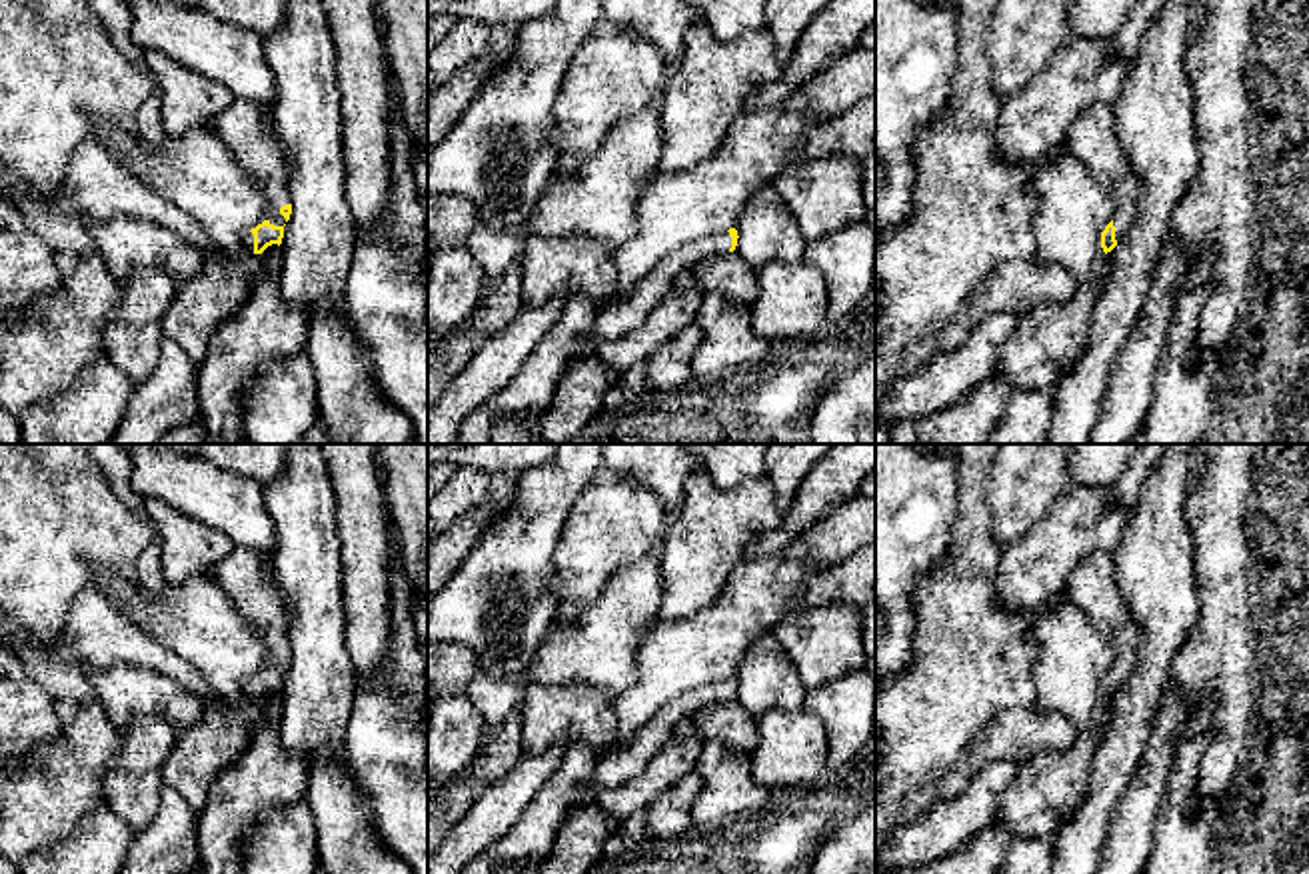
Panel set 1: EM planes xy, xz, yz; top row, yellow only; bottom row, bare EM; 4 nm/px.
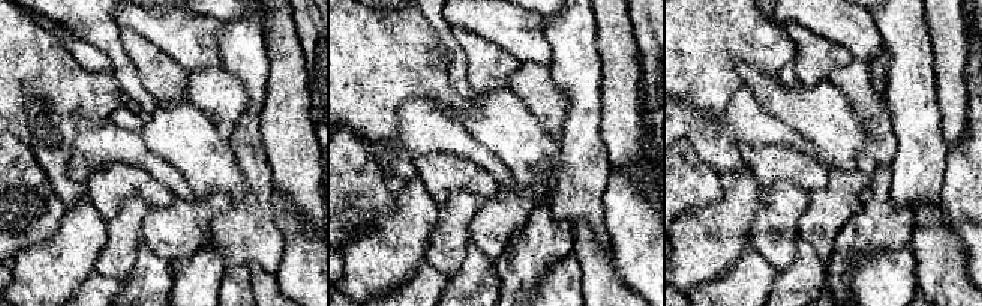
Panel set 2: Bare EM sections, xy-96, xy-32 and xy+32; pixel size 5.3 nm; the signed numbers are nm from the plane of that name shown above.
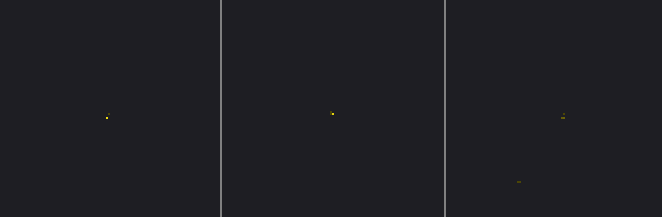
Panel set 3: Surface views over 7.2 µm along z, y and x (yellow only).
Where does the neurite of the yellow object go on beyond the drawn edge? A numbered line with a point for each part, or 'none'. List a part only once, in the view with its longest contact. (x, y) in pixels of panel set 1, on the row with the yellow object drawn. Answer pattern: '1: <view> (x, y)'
1: xy (246, 128)

